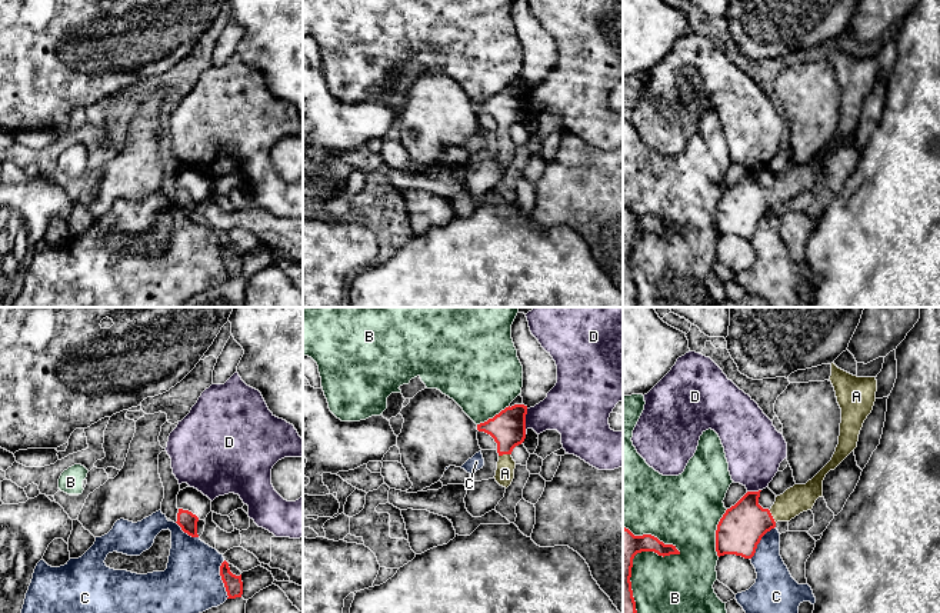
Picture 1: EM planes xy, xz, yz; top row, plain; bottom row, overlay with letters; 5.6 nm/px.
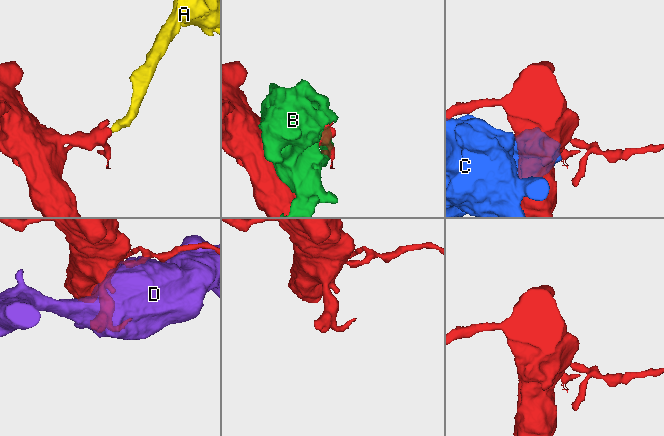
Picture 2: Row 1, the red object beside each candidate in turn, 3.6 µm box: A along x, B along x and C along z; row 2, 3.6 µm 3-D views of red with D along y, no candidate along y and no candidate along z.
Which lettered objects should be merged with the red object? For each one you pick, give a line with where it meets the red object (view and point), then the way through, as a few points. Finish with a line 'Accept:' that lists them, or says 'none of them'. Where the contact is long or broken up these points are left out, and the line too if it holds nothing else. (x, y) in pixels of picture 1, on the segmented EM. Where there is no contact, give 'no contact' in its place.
A: xz (504, 453) | across xz (507, 427), (504, 453), (504, 473)
Accept: A

